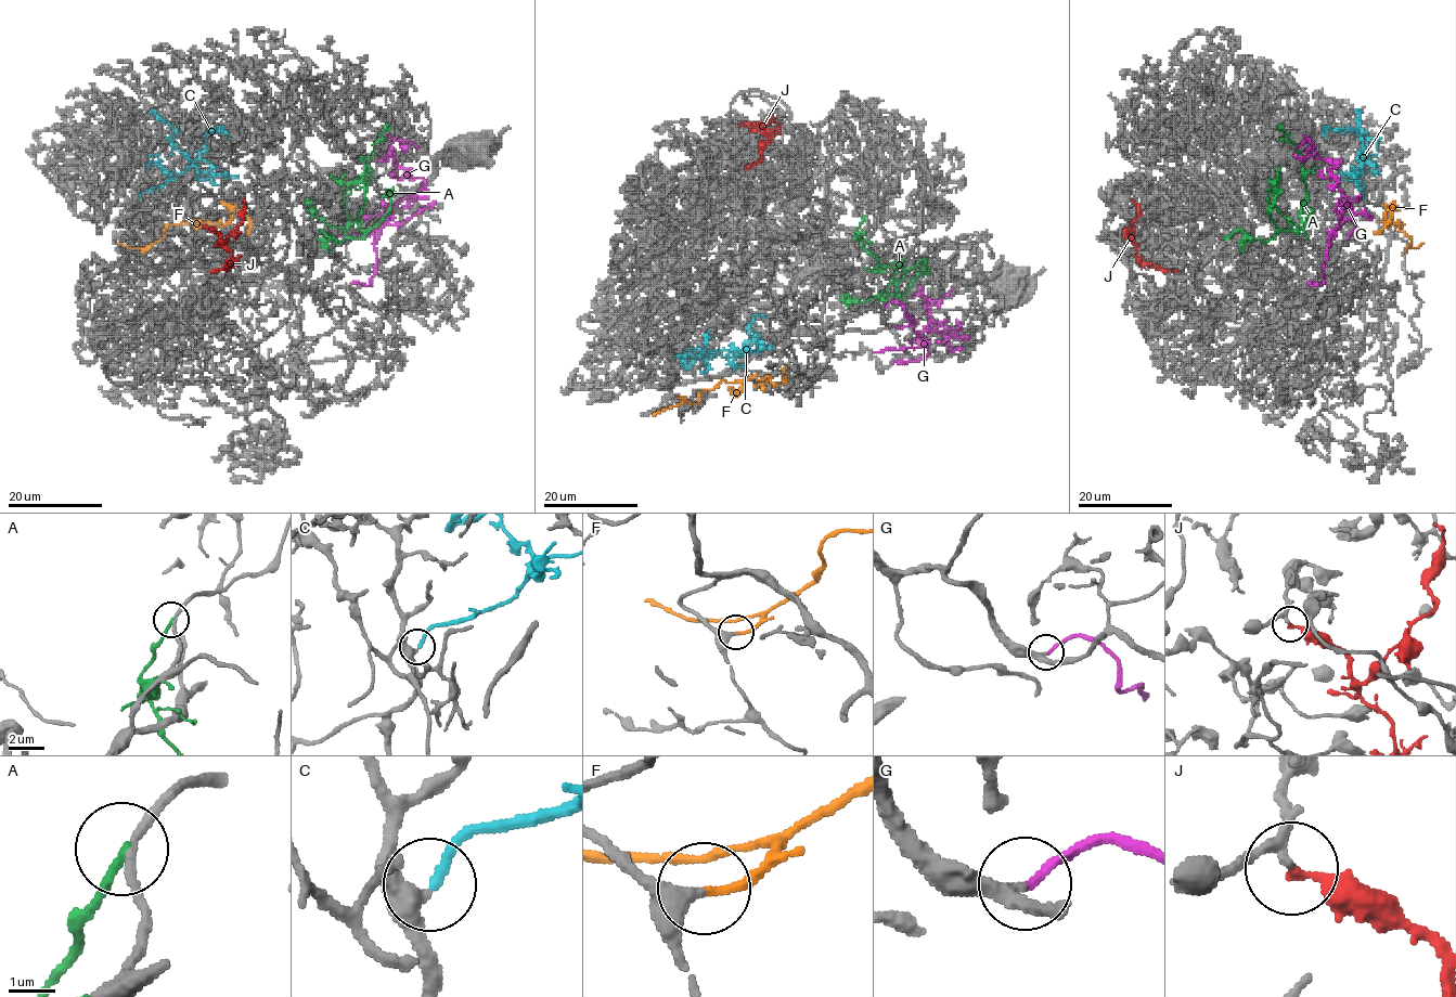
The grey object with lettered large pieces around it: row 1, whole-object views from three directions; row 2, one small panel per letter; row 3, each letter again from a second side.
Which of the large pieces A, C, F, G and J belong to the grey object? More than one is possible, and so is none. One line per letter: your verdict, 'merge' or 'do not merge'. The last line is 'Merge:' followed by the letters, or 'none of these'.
A: do not merge
C: merge
F: merge
G: merge
J: do not merge
Merge: C, F, G

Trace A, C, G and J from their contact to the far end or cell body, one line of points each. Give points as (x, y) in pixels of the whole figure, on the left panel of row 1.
A: (330, 238), (322, 230), (339, 242), (369, 231), (356, 222), (345, 228), (345, 190), (391, 127)
C: (139, 197), (191, 165), (204, 149), (204, 136), (209, 131), (220, 129), (215, 129), (224, 131), (230, 138)
G: (351, 284), (370, 284), (382, 220), (423, 186), (422, 178), (397, 165), (391, 144), (410, 141), (419, 147)
J: (204, 227), (219, 235), (233, 263), (227, 270), (210, 272)

